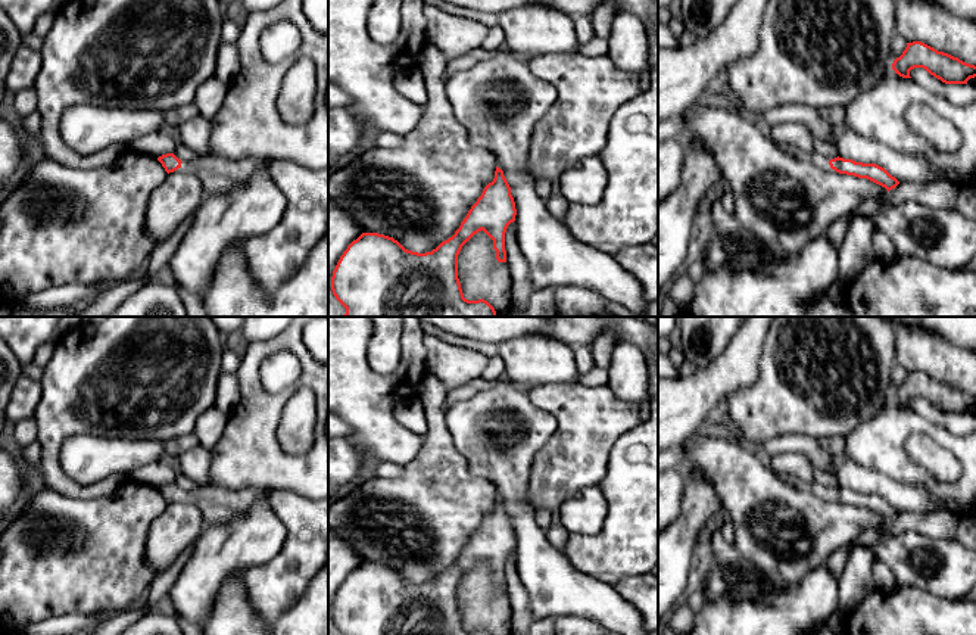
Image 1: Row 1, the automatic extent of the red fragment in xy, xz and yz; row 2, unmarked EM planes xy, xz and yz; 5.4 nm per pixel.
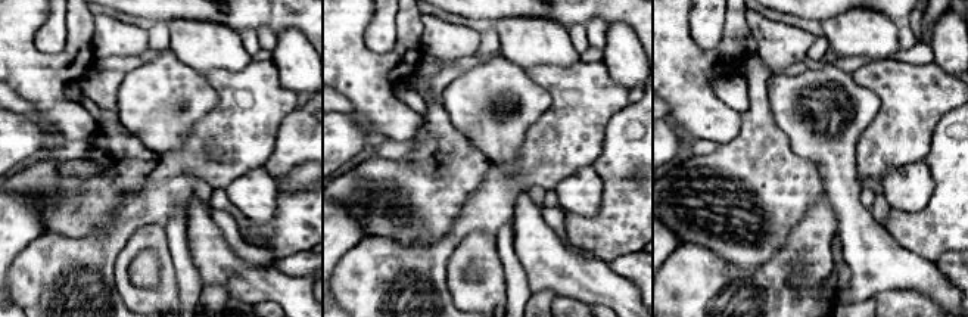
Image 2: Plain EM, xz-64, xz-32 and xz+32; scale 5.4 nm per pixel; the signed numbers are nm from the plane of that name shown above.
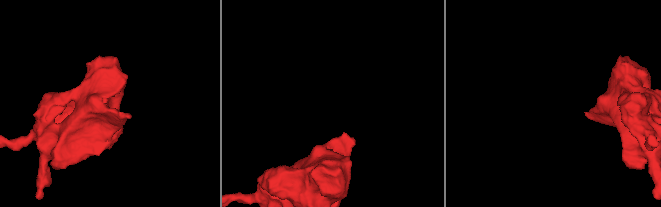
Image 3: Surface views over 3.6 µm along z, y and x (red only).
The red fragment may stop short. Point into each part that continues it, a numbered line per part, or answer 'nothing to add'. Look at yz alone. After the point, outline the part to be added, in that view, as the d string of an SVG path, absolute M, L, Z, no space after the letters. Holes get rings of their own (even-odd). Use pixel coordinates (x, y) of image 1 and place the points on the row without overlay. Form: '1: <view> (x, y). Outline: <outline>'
1: yz (813, 486). Outline: M777 476L779 479L791 483L795 489L799 489L799 491L808 491L808 492L813 492L818 497L830 497L827 491L823 489L821 485L818 485L817 482L811 482L811 483L804 483L801 480L795 480L792 477L788 477L788 476Z

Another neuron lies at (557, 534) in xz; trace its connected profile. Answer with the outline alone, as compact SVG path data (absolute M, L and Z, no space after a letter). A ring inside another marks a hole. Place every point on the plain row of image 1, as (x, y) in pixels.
M552 523L548 529L549 542L559 551L564 552L570 533L562 525Z

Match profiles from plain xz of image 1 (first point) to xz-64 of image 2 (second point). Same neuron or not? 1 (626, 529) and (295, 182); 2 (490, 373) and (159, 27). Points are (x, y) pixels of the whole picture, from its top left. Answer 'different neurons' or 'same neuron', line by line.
1: different neurons
2: same neuron

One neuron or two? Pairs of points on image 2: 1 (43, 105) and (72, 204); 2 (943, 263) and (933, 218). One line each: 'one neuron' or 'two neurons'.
1: two neurons
2: two neurons

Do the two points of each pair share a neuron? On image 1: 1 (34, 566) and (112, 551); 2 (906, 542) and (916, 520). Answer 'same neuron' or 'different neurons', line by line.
1: same neuron
2: different neurons

